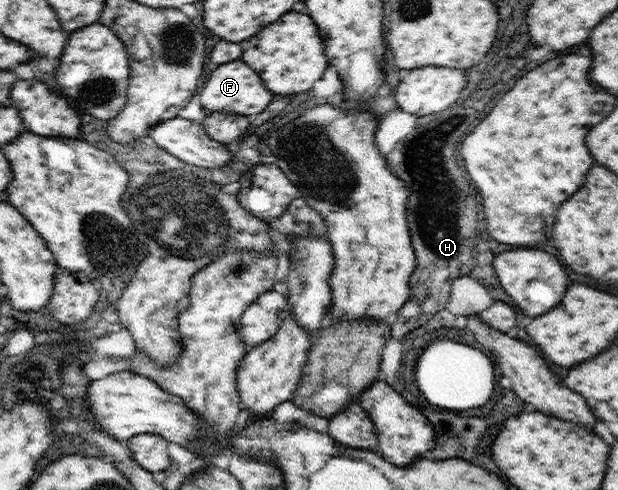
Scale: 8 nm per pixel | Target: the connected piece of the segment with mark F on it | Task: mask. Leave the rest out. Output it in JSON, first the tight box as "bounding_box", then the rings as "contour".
{"bounding_box":[196,59,273,117],"contour":[[[242,59],[223,63],[216,70],[206,74],[196,97],[200,97],[200,105],[205,113],[227,111],[230,114],[239,113],[248,117],[261,114],[270,104],[270,99],[273,99],[272,93],[264,87],[262,79],[258,79],[258,75],[250,67],[246,67]]]}

